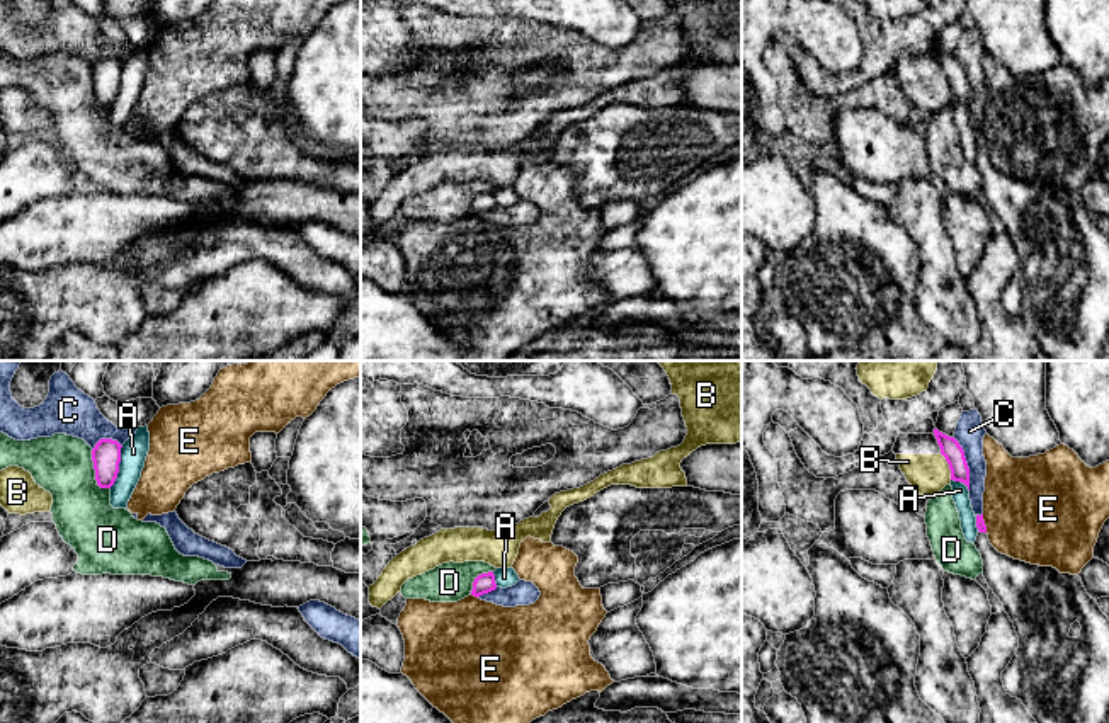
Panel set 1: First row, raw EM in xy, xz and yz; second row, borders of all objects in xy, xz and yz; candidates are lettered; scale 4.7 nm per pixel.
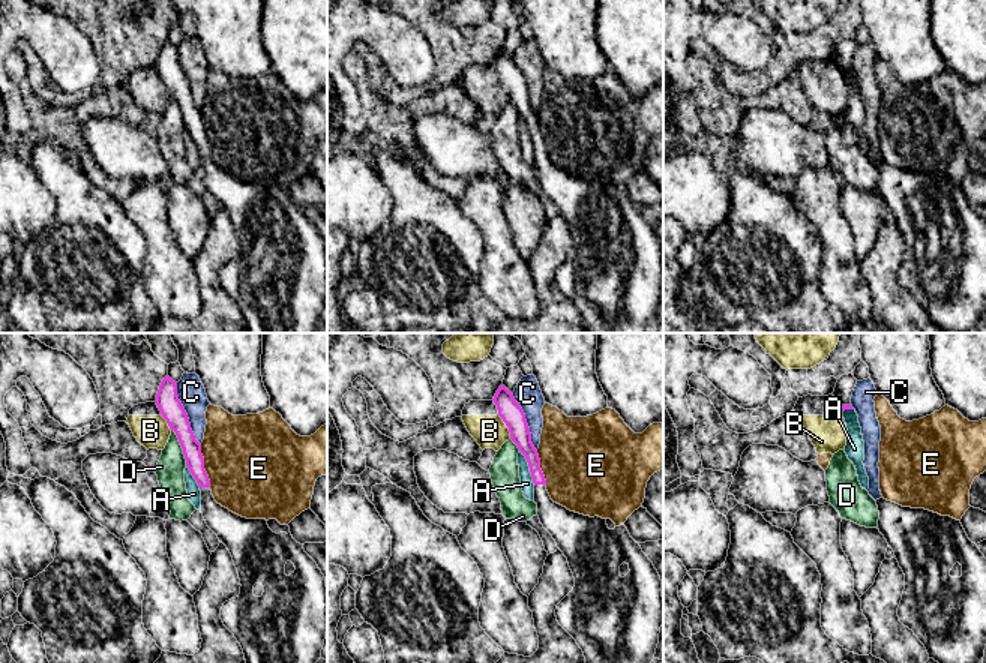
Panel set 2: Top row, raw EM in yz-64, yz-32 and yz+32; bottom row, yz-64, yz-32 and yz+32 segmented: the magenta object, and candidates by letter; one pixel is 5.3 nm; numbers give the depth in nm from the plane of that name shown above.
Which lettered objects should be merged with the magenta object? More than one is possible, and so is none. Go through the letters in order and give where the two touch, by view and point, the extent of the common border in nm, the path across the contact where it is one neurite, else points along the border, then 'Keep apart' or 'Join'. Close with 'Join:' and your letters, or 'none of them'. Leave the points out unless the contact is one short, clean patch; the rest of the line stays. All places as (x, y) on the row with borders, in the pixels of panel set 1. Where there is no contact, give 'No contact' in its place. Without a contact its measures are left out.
A: Touches magenta at xy (118, 466). Shared border 220 nm. Boundary: xy (123, 446), (119, 472), (109, 487). Keep apart
B: Touches magenta at yz (949, 466). Shared border 140 nm. Boundary: yz (941, 453), (951, 478). Keep apart
C: Touches magenta at yz (966, 463). Shared border 260 nm. Keep apart
D: Touches magenta at xy (96, 473). Shared border 220 nm. Keep apart
E: Touches magenta at xz (475, 596). Shared border 40 nm. Boundary: xz (472, 594), (477, 597). Keep apart
Join: none of them

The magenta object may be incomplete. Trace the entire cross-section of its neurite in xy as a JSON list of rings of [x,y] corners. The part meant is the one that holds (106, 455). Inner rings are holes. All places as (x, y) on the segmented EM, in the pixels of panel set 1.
[[[100,439],[92,449],[95,480],[100,488],[111,488],[119,473],[121,444],[112,439]]]

